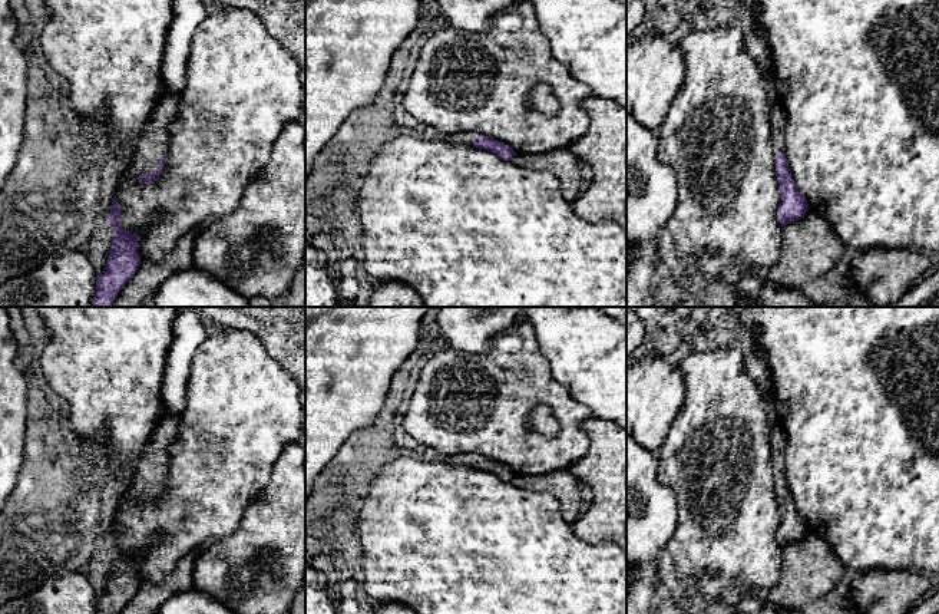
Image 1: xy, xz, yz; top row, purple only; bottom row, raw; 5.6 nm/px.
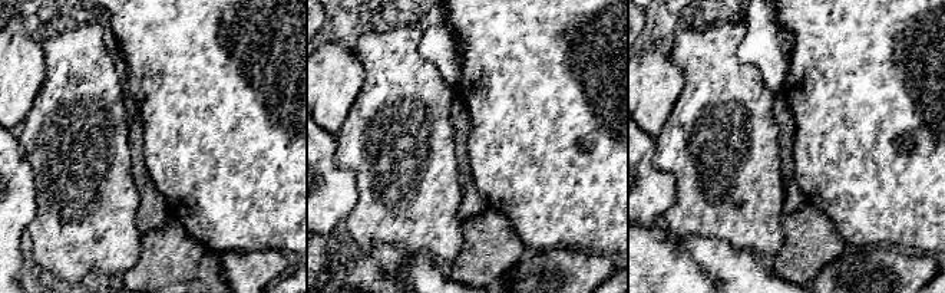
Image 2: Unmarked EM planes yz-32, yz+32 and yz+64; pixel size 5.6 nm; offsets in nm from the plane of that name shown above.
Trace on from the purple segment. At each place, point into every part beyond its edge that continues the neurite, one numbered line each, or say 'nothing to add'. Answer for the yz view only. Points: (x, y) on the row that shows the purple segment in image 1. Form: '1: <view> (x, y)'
1: yz (777, 115)

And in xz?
1: xz (462, 138)

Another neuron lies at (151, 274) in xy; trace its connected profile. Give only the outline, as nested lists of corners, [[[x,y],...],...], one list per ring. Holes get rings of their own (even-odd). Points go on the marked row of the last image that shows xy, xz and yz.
[[[201,227],[188,231],[178,240],[175,248],[159,261],[140,260],[136,273],[120,290],[113,307],[139,307],[152,300],[169,275],[191,268],[194,265],[194,242],[199,232]]]

